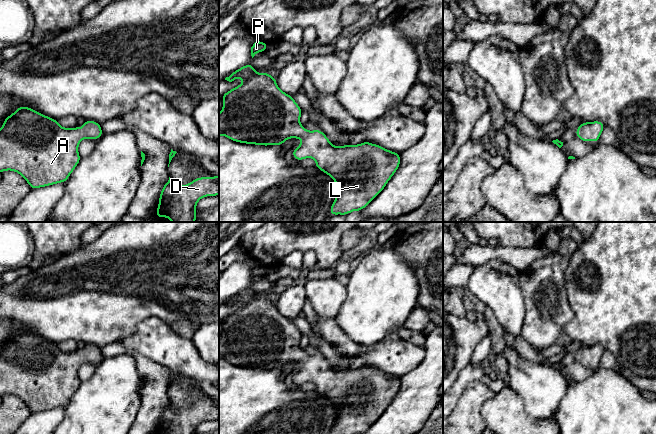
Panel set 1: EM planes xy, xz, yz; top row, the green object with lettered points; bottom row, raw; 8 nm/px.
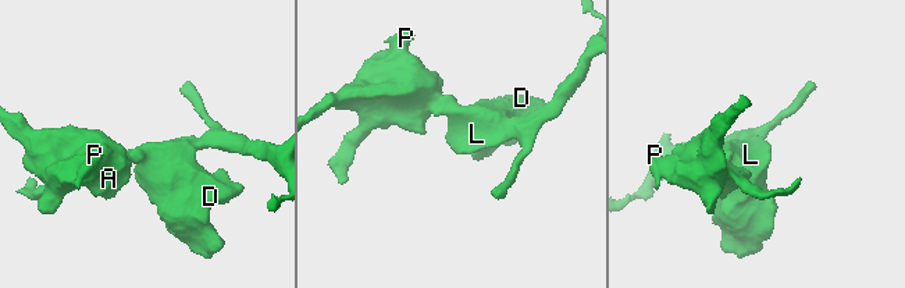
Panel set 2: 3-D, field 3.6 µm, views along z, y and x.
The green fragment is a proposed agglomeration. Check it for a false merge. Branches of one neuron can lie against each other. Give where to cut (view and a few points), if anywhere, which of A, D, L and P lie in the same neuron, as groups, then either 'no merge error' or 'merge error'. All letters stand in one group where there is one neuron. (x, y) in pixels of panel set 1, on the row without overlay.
no cut; A D L P; no merge error

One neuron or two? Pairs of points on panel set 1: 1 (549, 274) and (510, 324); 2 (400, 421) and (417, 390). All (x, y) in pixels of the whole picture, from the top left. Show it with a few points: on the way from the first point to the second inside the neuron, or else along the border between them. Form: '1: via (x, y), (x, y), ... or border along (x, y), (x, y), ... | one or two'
1: border along (519, 282), (524, 302), (524, 322), (522, 328) | two
2: via (407, 413), (417, 398) | one

